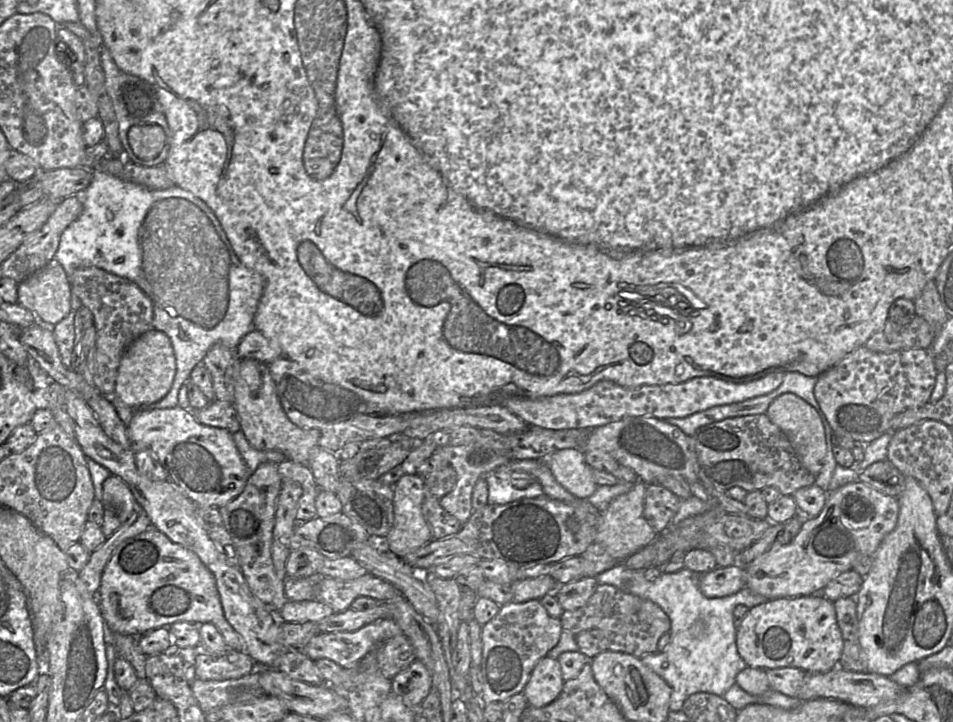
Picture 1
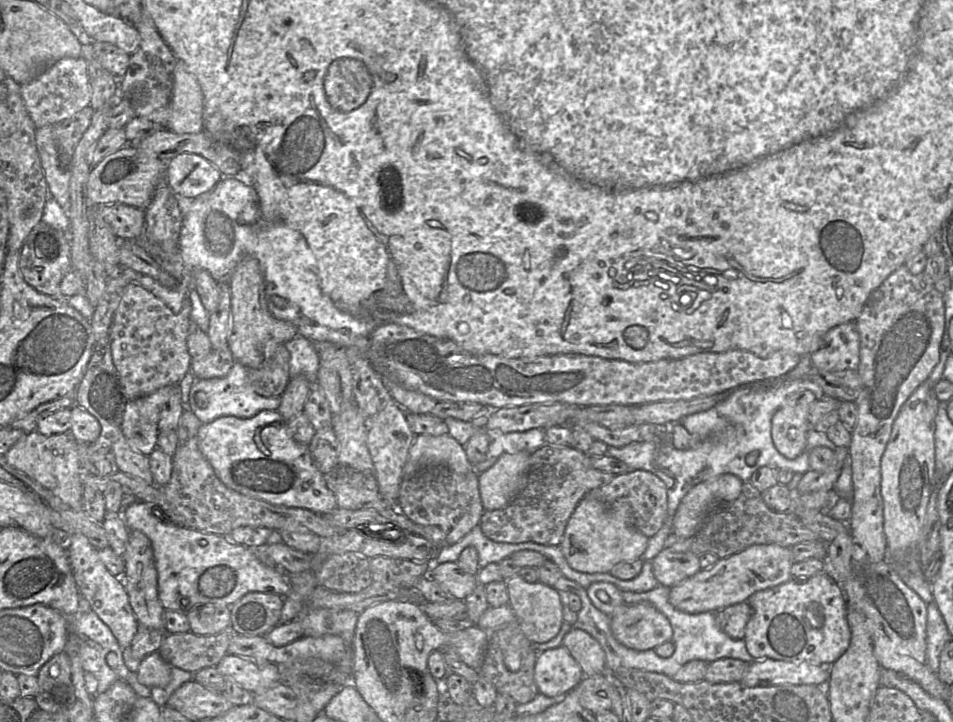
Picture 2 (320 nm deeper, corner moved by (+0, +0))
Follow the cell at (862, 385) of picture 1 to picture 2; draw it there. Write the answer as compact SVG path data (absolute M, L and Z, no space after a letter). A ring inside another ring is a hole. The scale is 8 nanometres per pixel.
M850 321L830 329L810 359L812 368L819 371L857 371L860 362L860 335L856 323Z

